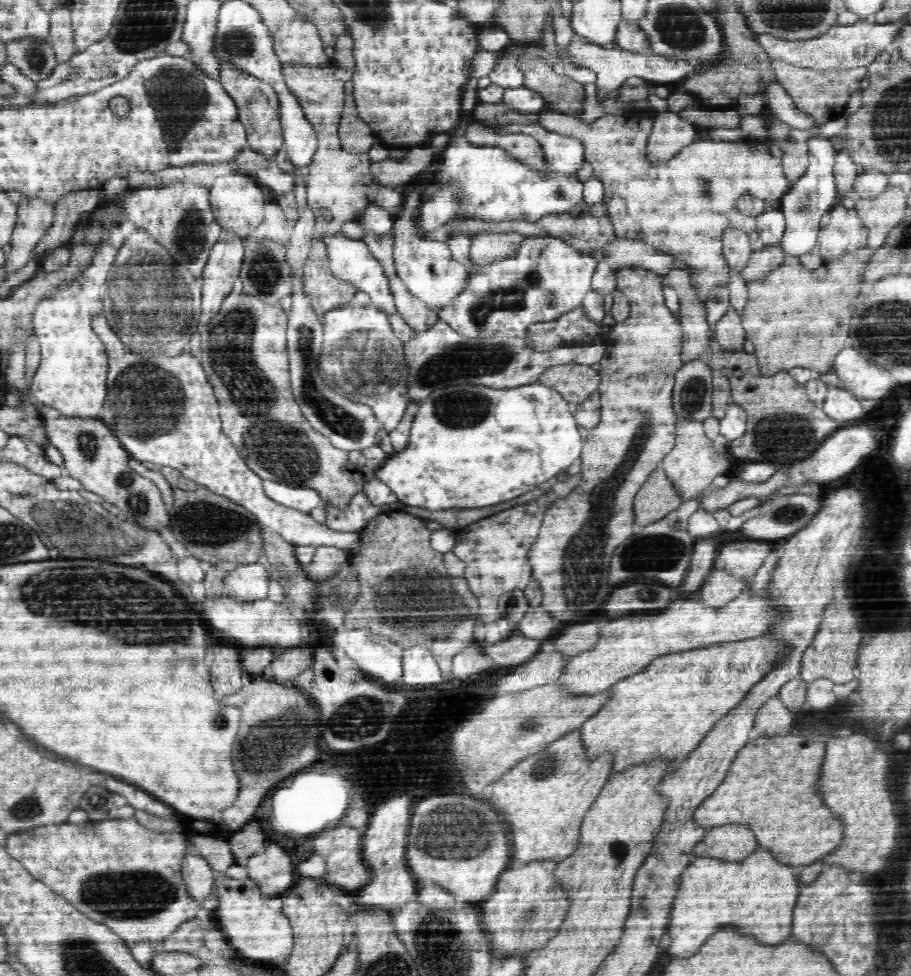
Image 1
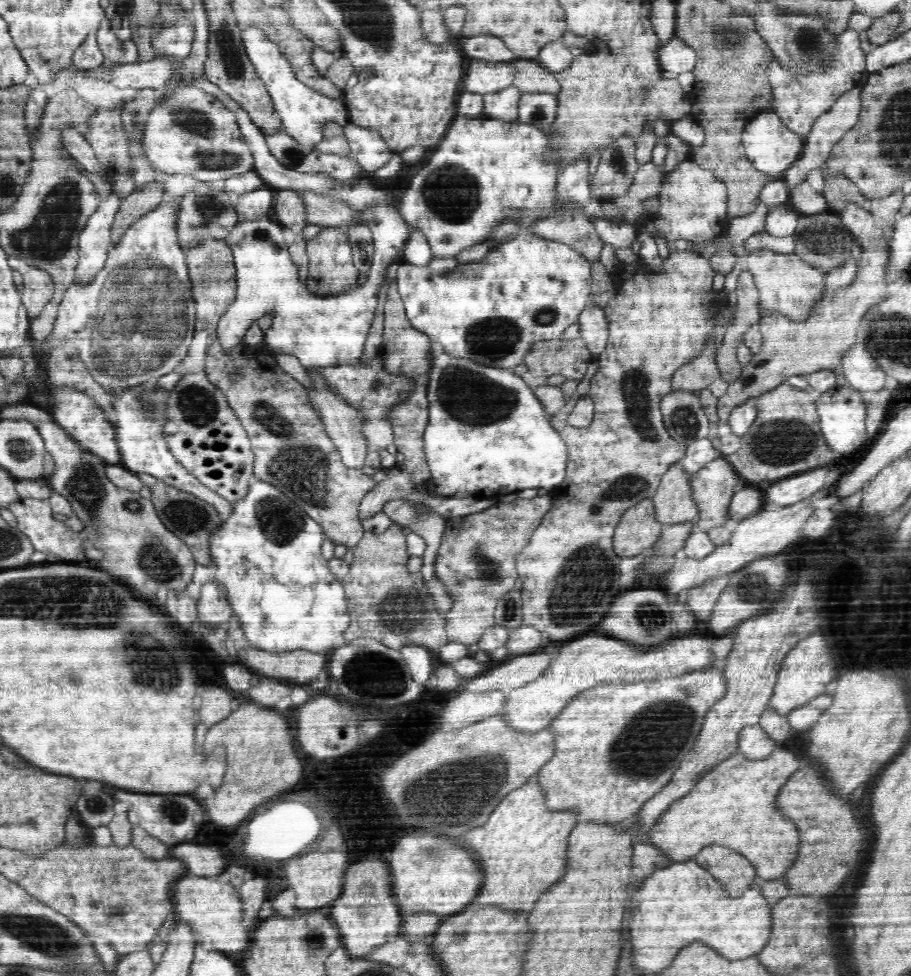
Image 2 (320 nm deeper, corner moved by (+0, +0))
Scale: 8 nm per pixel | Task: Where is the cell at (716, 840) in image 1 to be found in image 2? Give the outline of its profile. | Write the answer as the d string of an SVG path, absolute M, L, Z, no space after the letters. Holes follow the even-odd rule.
M714 844L706 846L693 856L695 862L721 879L729 893L740 895L750 882L757 881L757 870L746 855L732 847Z

